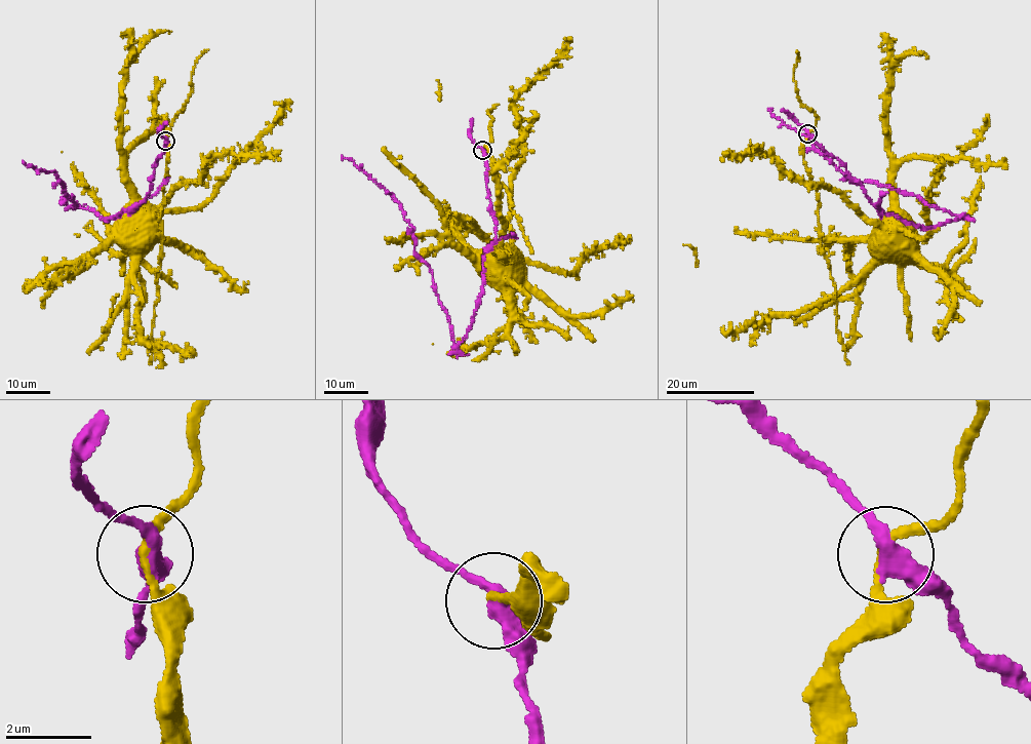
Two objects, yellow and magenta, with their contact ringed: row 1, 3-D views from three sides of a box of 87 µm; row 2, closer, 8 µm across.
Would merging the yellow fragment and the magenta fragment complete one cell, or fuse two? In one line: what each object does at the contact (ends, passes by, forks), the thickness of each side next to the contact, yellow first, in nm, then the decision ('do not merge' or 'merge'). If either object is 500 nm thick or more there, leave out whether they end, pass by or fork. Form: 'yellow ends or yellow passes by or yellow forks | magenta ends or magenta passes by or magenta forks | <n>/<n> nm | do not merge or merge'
yellow passes by | magenta passes by | 180/400 nm | do not merge

